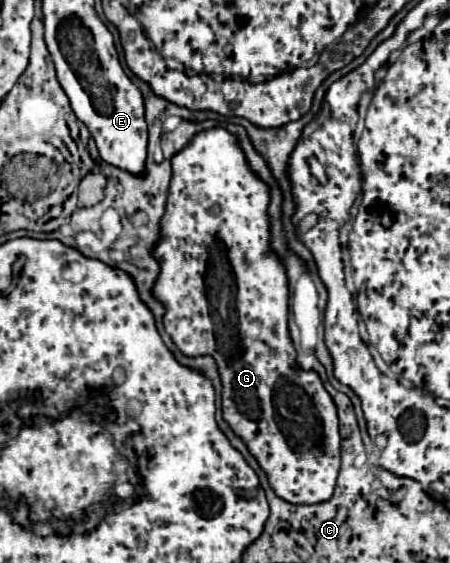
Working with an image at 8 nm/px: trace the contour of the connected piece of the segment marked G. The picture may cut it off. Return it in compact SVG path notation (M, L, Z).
M212 128L206 132L200 132L194 136L194 140L172 158L172 182L170 182L170 196L166 202L166 214L162 218L162 240L154 248L154 256L160 262L160 276L154 286L156 298L166 306L164 314L164 328L174 340L174 344L186 354L186 356L202 356L210 354L216 358L220 378L222 378L222 416L224 420L232 426L234 434L240 436L248 450L256 456L260 468L266 472L268 482L272 490L286 502L290 504L318 504L326 502L332 498L338 470L340 470L340 434L338 434L338 416L336 416L336 406L330 398L330 394L324 390L322 380L318 378L316 372L304 372L296 366L296 350L292 346L290 334L288 334L288 286L286 286L286 272L284 266L278 262L274 254L268 254L270 246L270 222L268 222L268 186L248 168L246 158L238 146L238 140L226 132L224 128Z

